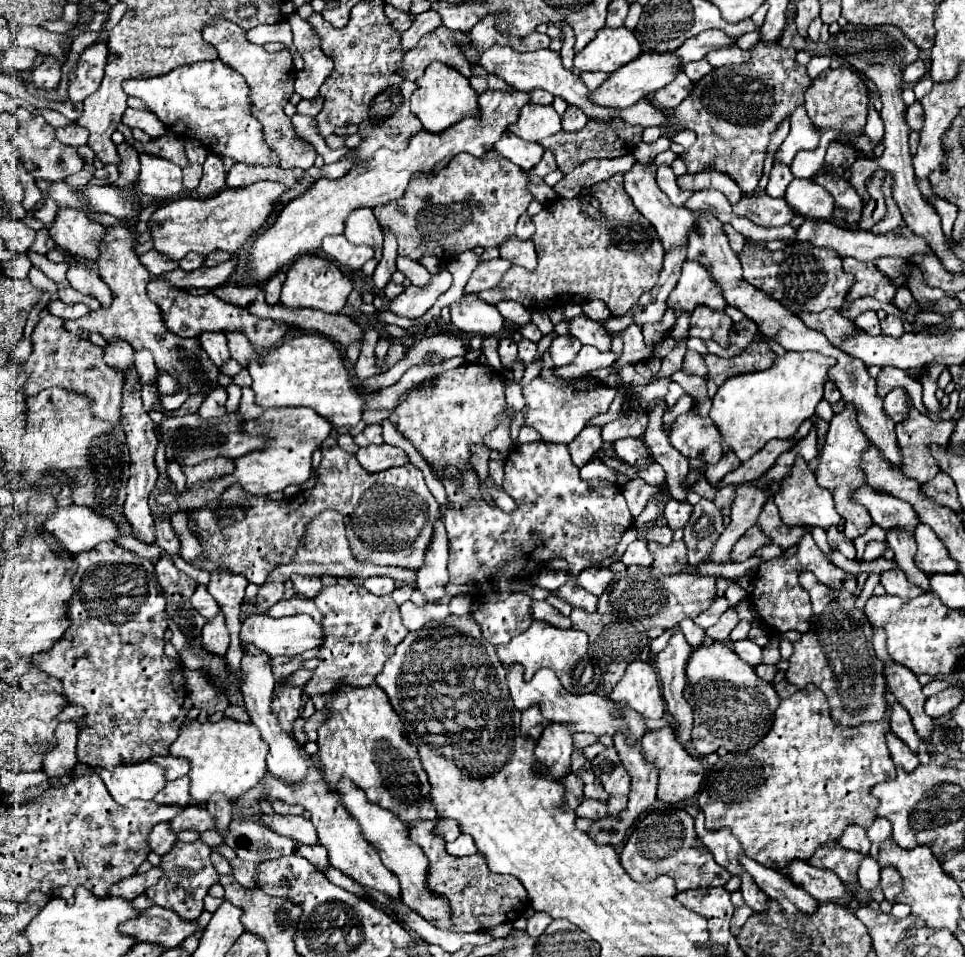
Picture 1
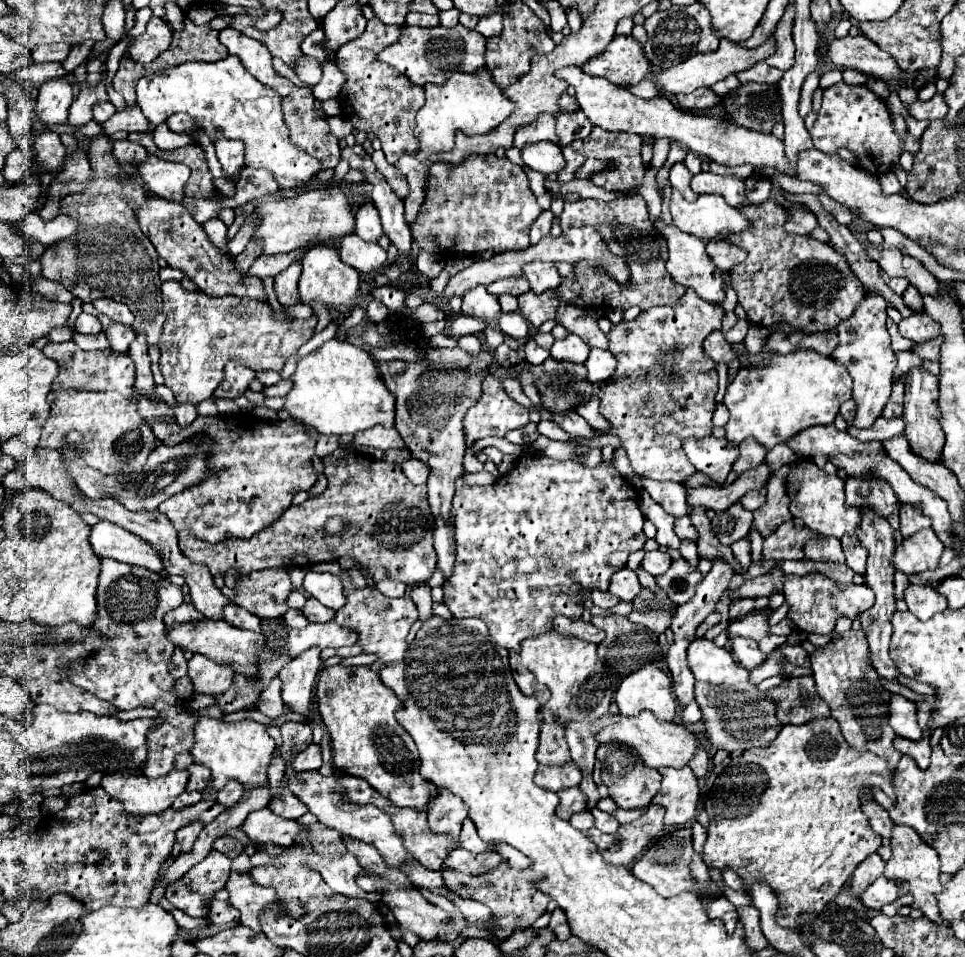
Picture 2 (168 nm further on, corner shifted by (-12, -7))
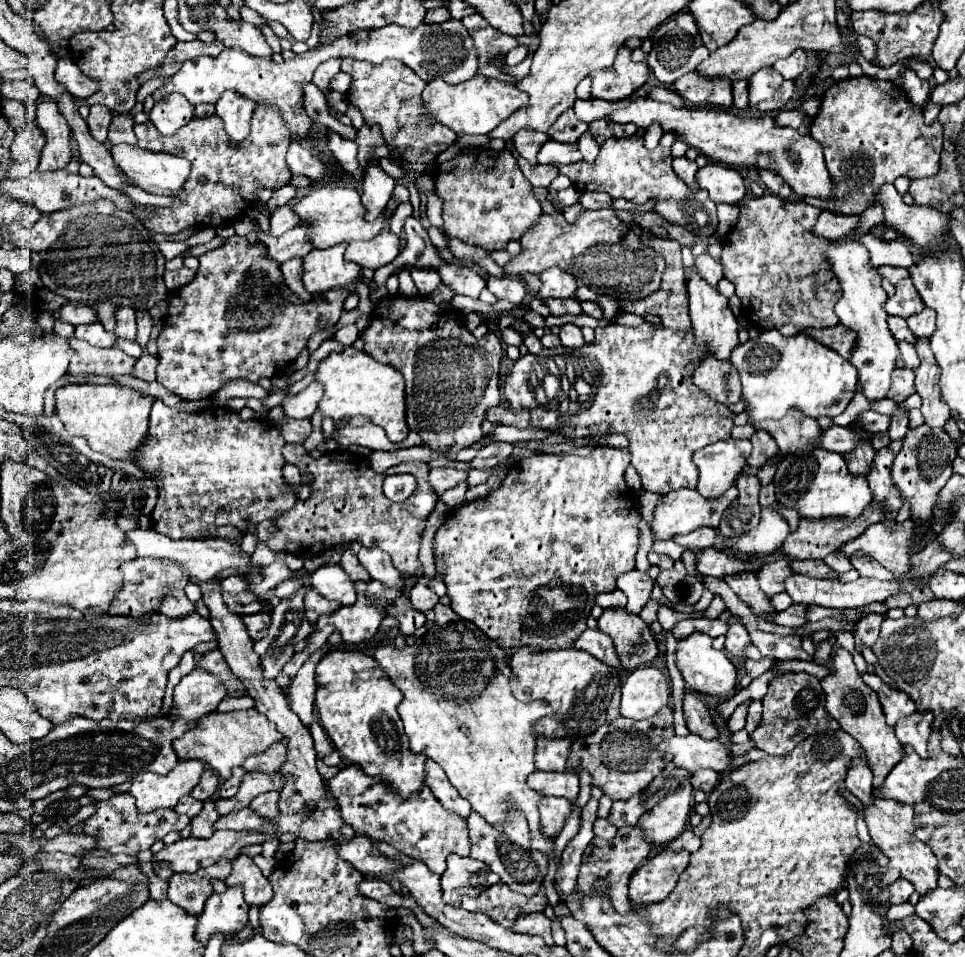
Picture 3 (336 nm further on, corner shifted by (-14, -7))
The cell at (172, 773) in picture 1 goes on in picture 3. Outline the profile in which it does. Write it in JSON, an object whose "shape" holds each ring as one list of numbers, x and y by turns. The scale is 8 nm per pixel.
{"shape":[[205,768,203,774,201,774,201,780,199,780,199,784,193,788,191,796,197,798,197,800,203,800,203,802,205,802,207,798,211,798,211,796,215,794,217,784,219,784,217,774,215,774,211,768]]}

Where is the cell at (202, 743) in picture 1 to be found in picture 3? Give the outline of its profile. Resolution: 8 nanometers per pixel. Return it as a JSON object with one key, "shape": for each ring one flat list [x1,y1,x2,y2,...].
{"shape":[[251,708,251,710,235,710,235,712,227,712,227,714,211,712,211,714,203,716,195,730,185,732,181,738,177,738,173,742,173,748,179,756,179,760,197,758,203,764,209,764,219,776,229,778,231,770,235,766,243,766,243,762,249,756,267,752,281,738,283,736,277,732,275,724,269,722,263,714,259,714,255,708]]}

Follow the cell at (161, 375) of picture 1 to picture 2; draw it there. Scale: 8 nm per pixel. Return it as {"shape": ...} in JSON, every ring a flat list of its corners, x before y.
{"shape":[[165,282,161,286,163,292,163,312,167,316,163,334,161,334,161,372,165,378,165,386,171,388,175,394,175,400,179,404,199,404,213,396,215,388,221,384,223,378,223,366,229,360,241,362,243,366,259,372,259,370,275,370,279,372,285,364,285,360,291,354,297,354,299,346,303,346,311,336,313,328,317,324,317,316,311,316,307,320,285,320,277,322,273,318,273,308,269,302,259,302,253,298,209,298,201,294,199,290,189,292,179,282]]}

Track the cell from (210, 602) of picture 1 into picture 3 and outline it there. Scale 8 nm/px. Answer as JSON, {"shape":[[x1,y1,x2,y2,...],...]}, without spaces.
{"shape":[[247,614,247,616,243,616,243,622,247,626,249,636,253,640,259,640,259,638,263,638,263,630,267,628,269,618,265,618,265,614,251,614,251,616]]}

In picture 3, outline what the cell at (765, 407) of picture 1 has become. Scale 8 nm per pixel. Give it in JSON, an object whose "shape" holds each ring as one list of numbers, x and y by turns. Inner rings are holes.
{"shape":[[777,330,761,332,755,340,741,344,731,352,743,384,743,404,749,424,763,420,779,420,789,410,799,410,807,418,835,418,845,410,855,394,857,370,831,348,815,342,805,334,781,336],[757,372,757,376,749,376]]}

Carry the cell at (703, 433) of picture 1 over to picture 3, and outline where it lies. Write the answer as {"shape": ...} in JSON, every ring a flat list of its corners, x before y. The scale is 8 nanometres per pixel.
{"shape":[[719,440,695,452,695,466,699,470,699,494,715,498,735,484,741,468,747,464,751,454,749,440]]}

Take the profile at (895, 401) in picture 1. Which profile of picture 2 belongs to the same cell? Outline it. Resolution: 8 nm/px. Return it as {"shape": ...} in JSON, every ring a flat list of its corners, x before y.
{"shape":[[879,416,877,422,873,422,873,426,865,428,865,430,847,430,847,432,853,434,853,438,857,438,859,442,871,442,871,440,881,442,885,438,893,438,903,432,903,418,887,420,887,418]]}

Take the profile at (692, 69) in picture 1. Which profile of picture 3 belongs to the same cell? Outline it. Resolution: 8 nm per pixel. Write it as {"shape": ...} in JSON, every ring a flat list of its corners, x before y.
{"shape":[[747,80,733,82,733,104,737,108,747,108]]}

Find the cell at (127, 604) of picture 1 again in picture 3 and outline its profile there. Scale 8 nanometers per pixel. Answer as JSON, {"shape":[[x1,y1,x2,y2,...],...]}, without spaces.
{"shape":[[137,558,137,560,123,562,119,570,123,574,123,586,117,592,115,600,111,602,111,608,109,608,111,616,129,616,135,620,149,618,159,612,159,606,167,592,183,590,189,582,189,574,183,574,183,570,175,570,171,562,151,562,149,558,143,558,143,560]]}

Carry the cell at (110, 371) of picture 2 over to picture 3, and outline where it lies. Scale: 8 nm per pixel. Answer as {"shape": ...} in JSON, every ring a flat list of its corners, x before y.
{"shape":[[71,340,75,350,67,374,103,374,103,376,119,376,131,374,135,368,135,358,127,356,115,348,95,348,85,340]]}

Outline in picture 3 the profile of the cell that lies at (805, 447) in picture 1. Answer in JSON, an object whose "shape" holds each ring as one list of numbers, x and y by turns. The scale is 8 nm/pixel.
{"shape":[[777,502,763,508,761,512,761,522,745,532,743,536,729,538,725,542,727,550,733,552,749,552,749,554,761,554,761,556,769,556,775,550,779,550,779,546,783,544,783,540,789,534,789,524,783,518,783,514,779,514,777,510]]}

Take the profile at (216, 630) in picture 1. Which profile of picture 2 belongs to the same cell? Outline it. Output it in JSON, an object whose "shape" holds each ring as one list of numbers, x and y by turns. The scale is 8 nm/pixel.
{"shape":[[193,654,193,658,189,660,189,674,187,674,193,682,195,694,223,694,231,682,233,682,233,668,231,666,221,666,215,664,213,660,209,660,207,656,201,654]]}

